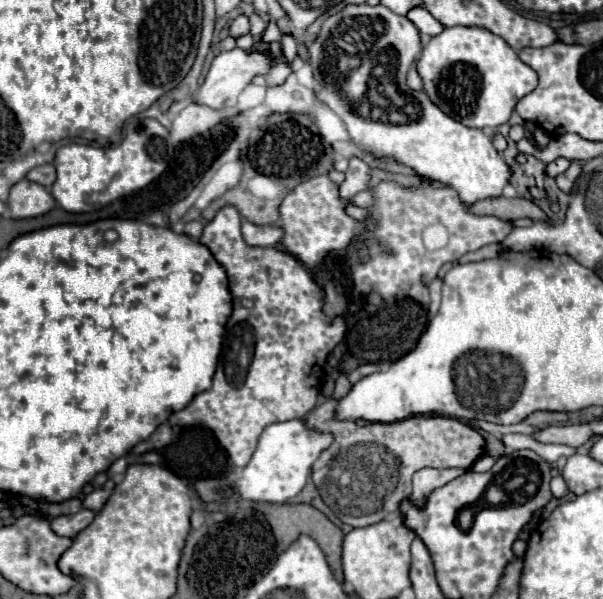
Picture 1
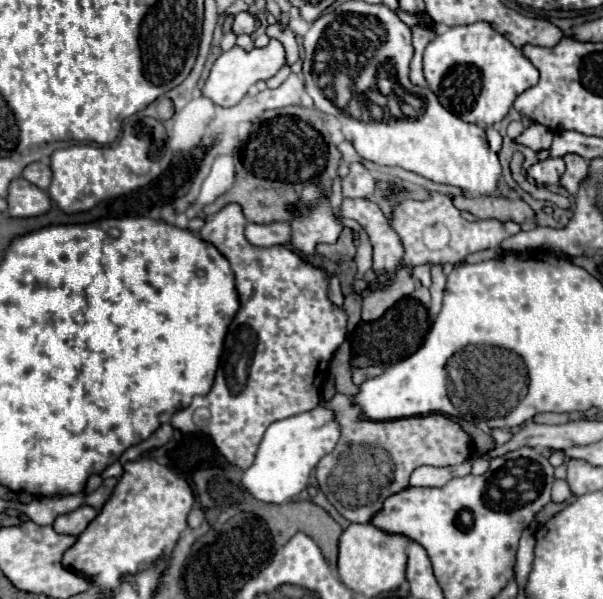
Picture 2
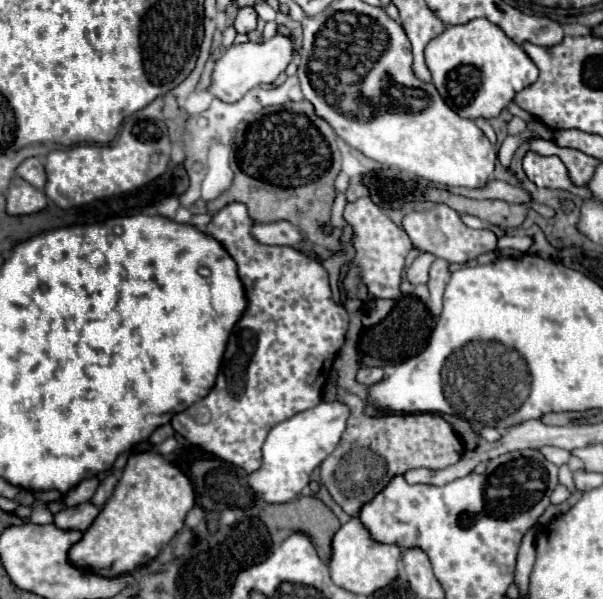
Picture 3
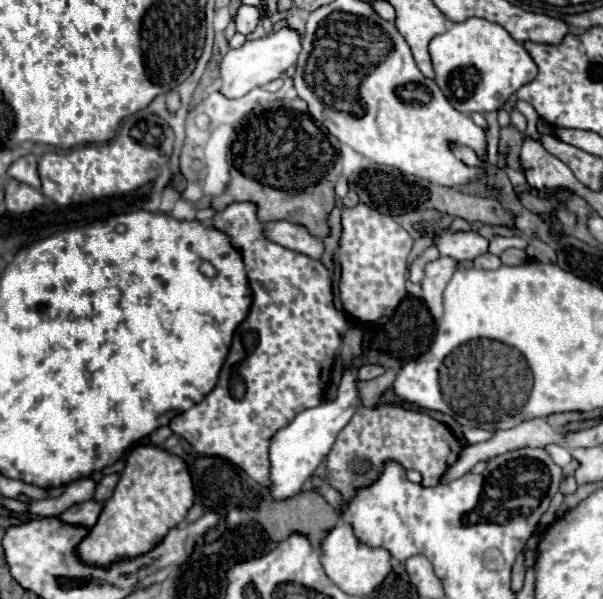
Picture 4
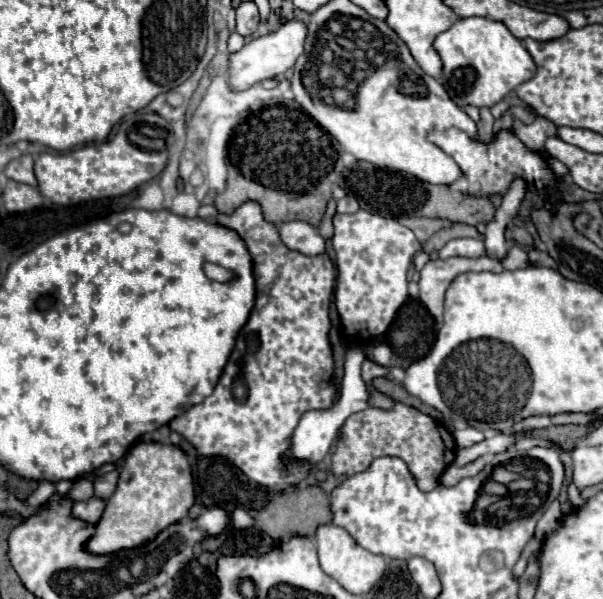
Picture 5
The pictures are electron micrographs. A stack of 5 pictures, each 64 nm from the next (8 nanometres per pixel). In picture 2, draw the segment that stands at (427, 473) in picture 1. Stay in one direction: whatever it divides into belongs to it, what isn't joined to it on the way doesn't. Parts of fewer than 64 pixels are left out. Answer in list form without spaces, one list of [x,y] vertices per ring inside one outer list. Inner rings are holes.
[[[468,458],[462,464],[456,466],[446,466],[442,470],[434,468],[434,466],[420,466],[410,474],[410,484],[412,486],[444,486],[446,482],[450,482],[456,476],[466,476],[470,474],[472,468],[472,458]]]

